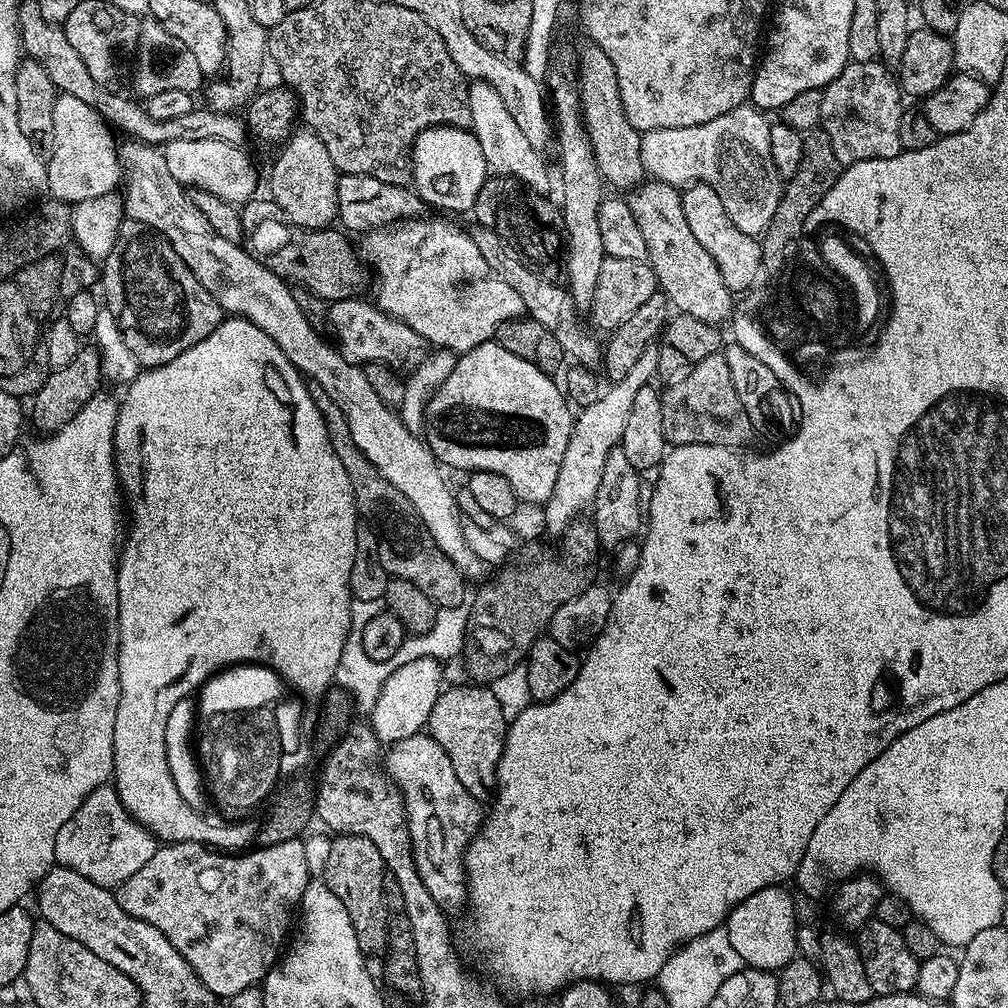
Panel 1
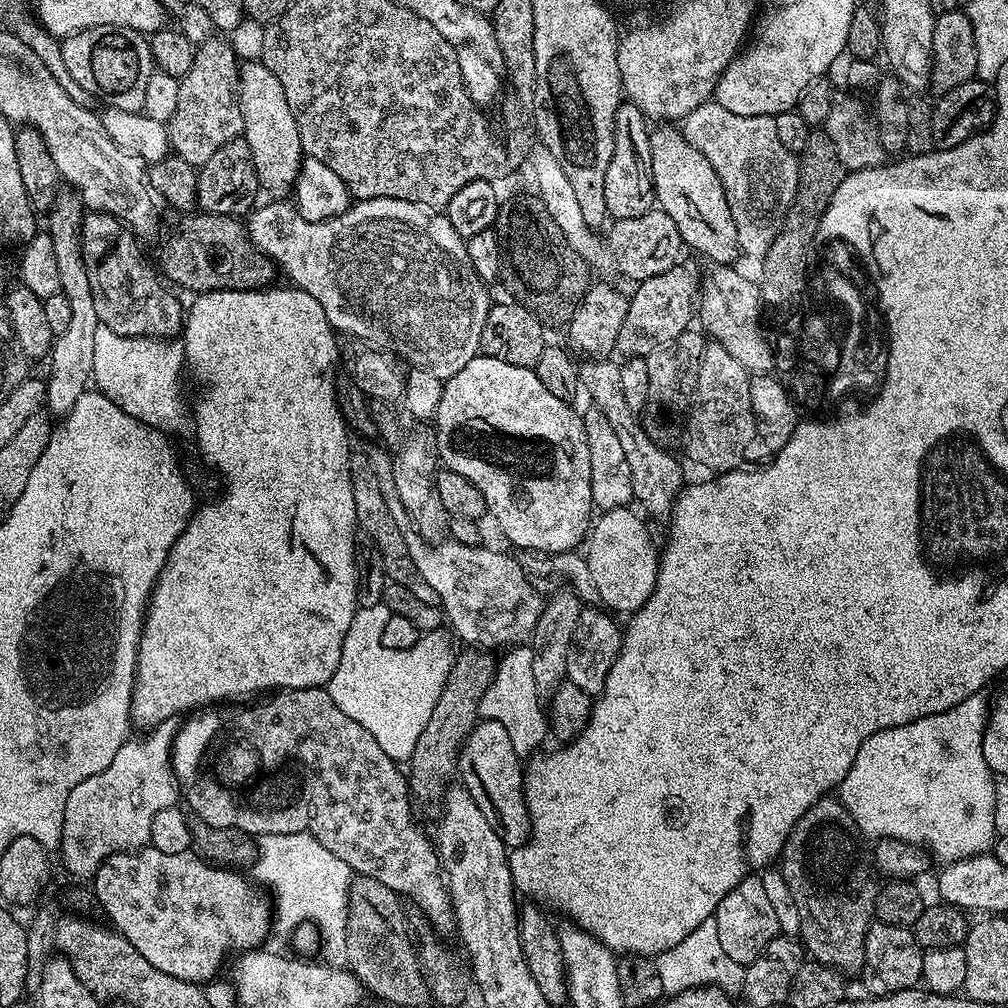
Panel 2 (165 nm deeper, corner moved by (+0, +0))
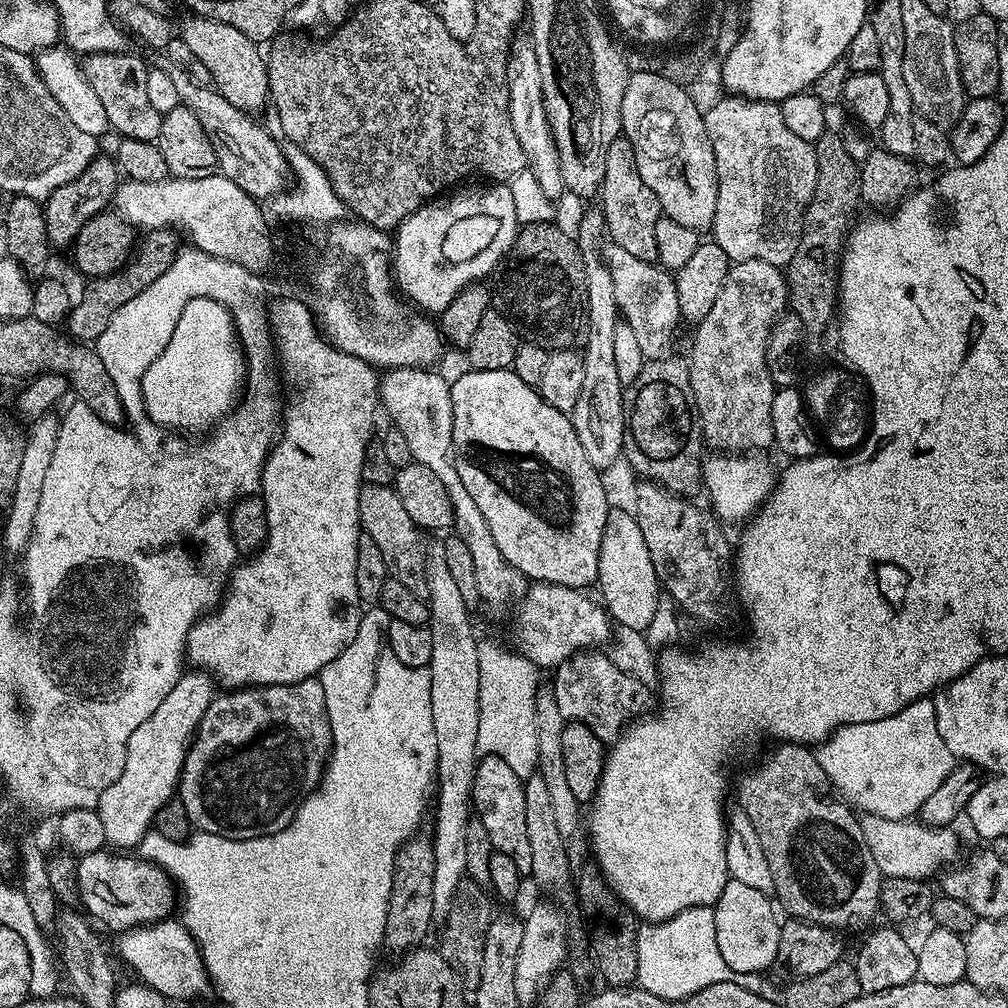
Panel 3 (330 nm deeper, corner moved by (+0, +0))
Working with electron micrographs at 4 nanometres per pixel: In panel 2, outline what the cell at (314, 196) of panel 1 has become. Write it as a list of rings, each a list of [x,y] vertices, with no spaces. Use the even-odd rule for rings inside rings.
[[[259,59],[249,64],[241,63],[239,69],[238,95],[240,113],[244,115],[242,138],[249,144],[259,187],[264,192],[291,193],[305,155],[302,138],[298,138],[298,122],[294,122],[290,102],[286,102],[286,94],[282,90],[282,82],[278,82],[278,78],[274,78],[274,74]]]

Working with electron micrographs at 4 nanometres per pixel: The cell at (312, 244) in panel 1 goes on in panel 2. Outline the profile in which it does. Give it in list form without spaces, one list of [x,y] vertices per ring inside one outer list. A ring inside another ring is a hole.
[[[184,214],[179,219],[158,263],[163,279],[177,289],[199,294],[227,288],[266,288],[275,281],[272,279],[278,276],[276,265],[253,246],[247,227],[235,215]]]

